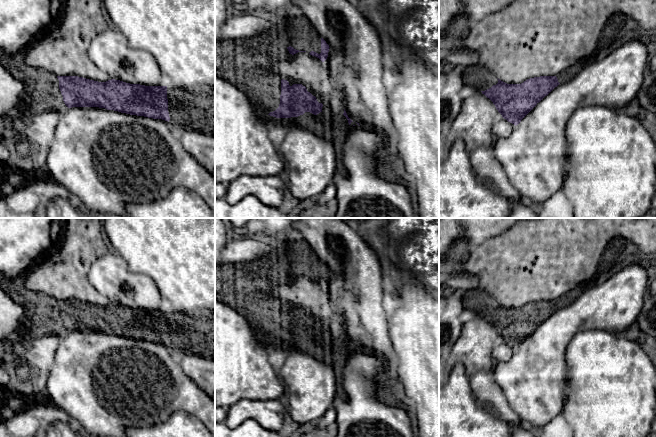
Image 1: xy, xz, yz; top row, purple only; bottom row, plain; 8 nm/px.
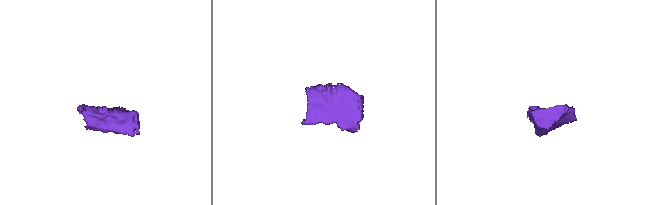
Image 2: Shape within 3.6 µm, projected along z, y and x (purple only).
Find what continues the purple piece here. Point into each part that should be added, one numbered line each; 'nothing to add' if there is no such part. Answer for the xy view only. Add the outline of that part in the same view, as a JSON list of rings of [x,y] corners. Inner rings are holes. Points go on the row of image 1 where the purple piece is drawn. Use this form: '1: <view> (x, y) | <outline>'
1: xy (42, 94) | [[[0,52],[1,64],[25,86],[21,100],[26,103],[26,118],[48,111],[55,111],[61,115],[65,113],[68,107],[63,101],[57,75],[27,65],[24,56],[24,52],[10,55]]]
2: xy (188, 110) | [[[167,87],[169,123],[177,131],[193,130],[215,137],[215,89],[191,91]]]

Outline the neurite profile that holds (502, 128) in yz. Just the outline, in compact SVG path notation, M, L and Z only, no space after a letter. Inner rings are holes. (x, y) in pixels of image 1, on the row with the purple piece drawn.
M502 118L501 120L494 122L492 126L492 136L494 139L508 137L514 128L514 124Z

